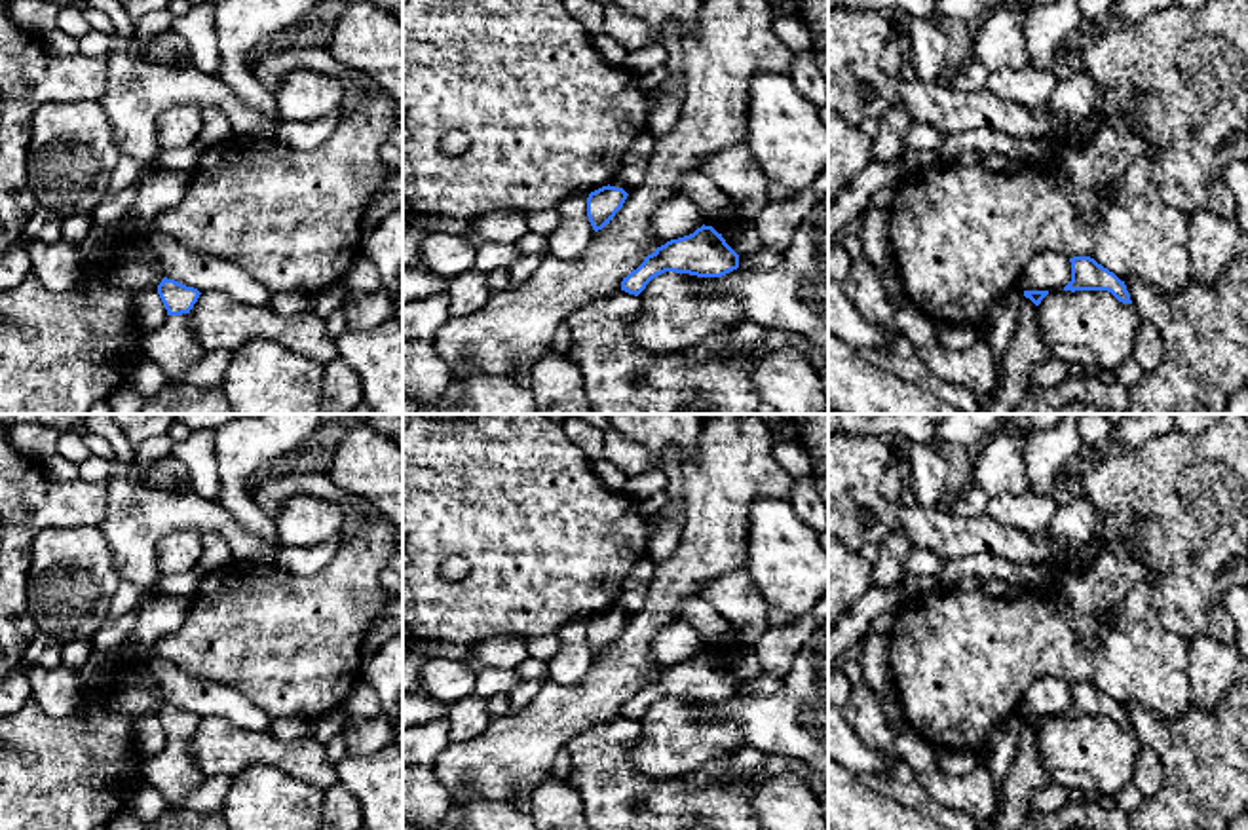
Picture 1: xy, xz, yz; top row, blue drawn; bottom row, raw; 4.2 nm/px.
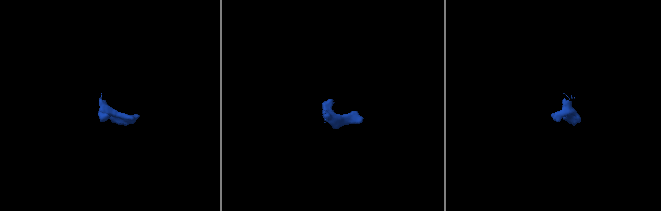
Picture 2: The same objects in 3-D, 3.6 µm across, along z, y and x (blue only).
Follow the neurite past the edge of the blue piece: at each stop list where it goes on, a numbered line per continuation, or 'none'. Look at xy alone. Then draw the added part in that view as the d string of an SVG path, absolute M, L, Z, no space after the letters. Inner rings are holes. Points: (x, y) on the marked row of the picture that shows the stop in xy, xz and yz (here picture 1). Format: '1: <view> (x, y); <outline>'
1: xy (173, 346); M190 313L169 315L158 330L142 332L141 346L175 384L182 384L184 372L205 353L194 334Z

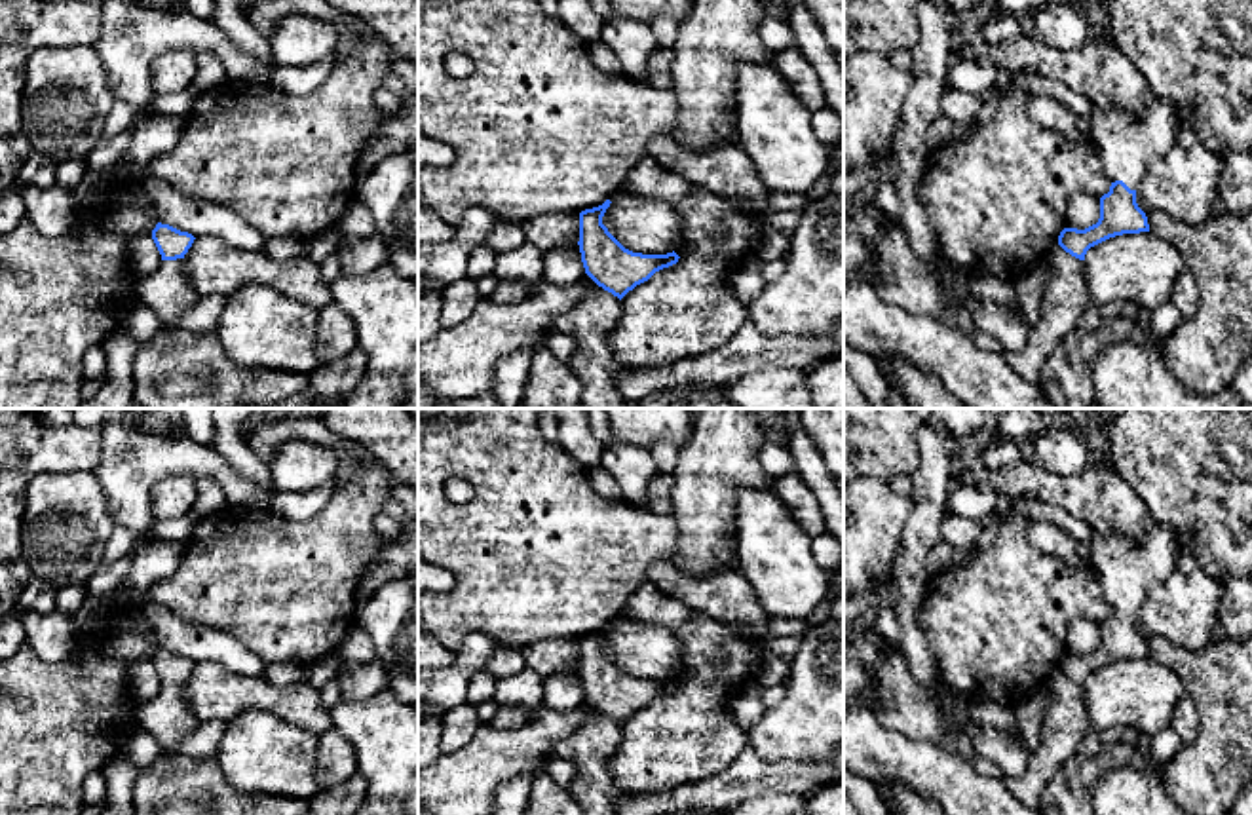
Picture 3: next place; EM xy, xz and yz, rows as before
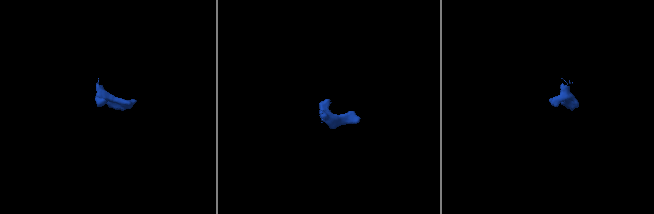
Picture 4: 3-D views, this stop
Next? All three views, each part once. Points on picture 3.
1: yz (1127, 145); M1155 93L1148 95L1142 118L1117 108L1096 108L1091 137L1108 179L1138 190L1148 165L1172 148L1176 125L1176 112Z
2: yz (1066, 295); M1054 245L1045 262L1051 275L1041 298L1039 323L1026 334L1026 348L1005 353L1009 367L1028 384L1037 384L1047 359L1091 304L1085 262Z

